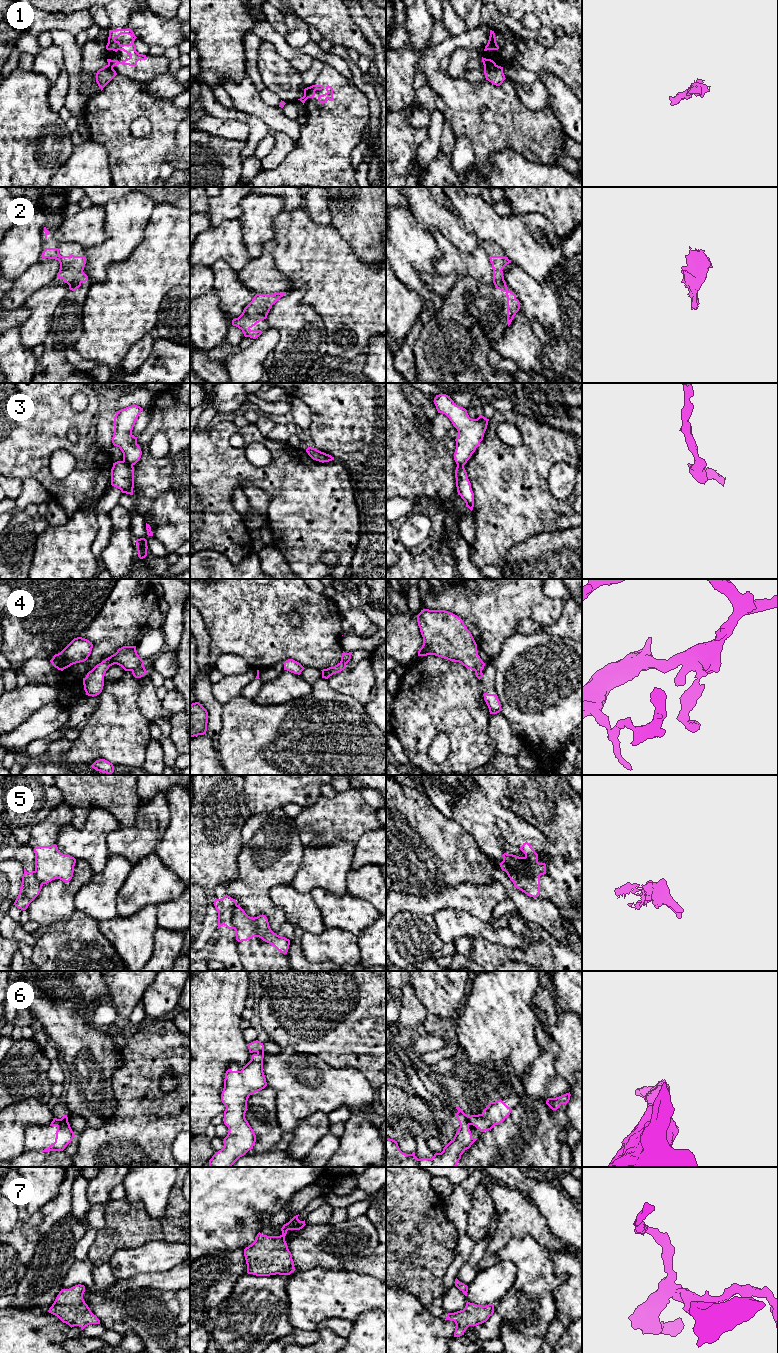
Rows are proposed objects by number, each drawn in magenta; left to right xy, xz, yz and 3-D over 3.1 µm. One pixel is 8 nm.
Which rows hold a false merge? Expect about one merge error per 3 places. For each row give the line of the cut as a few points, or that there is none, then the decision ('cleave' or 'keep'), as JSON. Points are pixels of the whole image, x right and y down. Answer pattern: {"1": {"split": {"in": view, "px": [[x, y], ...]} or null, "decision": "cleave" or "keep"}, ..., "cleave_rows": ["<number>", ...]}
{"1": {"split": {"in": "yz", "px": [[495, 64], [484, 67]]}, "decision": "cleave"}, "2": {"split": null, "decision": "keep"}, "3": {"split": {"in": "xy", "px": [[123, 459], [132, 465]]}, "decision": "cleave"}, "4": {"split": {"in": "xy", "px": [[142, 665], [132, 671]]}, "decision": "cleave"}, "5": {"split": {"in": "yz", "px": [[508, 859], [508, 864], [511, 867], [528, 876], [539, 876]]}, "decision": "cleave"}, "6": {"split": null, "decision": "keep"}, "7": {"split": null, "decision": "keep"}, "cleave_rows": ["1", "3", "4", "5"]}

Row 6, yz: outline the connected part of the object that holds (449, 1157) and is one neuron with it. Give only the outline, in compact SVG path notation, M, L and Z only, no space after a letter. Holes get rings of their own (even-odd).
M501 1099L490 1102L478 1115L468 1116L459 1106L456 1108L458 1112L455 1113L455 1116L460 1127L441 1153L435 1153L432 1158L418 1159L415 1152L412 1154L403 1153L397 1141L386 1137L386 1167L456 1167L463 1152L477 1140L472 1137L469 1126L473 1125L481 1132L491 1131L495 1125L503 1122L512 1111Z

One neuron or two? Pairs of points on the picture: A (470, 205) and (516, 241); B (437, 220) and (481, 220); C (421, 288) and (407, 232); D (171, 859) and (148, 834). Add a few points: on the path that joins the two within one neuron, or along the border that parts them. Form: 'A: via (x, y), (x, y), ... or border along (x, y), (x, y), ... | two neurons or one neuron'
A: via (481, 216), (492, 227), (505, 231) | one neuron
B: border along (457, 215), (462, 220), (466, 230), (477, 239) | two neurons
C: via (409, 274), (407, 246) | one neuron
D: border along (169, 823), (158, 842), (155, 852) | two neurons

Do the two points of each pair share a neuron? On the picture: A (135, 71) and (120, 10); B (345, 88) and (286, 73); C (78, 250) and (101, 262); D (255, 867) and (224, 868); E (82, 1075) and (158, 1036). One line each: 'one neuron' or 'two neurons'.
A: one neuron
B: two neurons
C: two neurons
D: two neurons
E: two neurons

